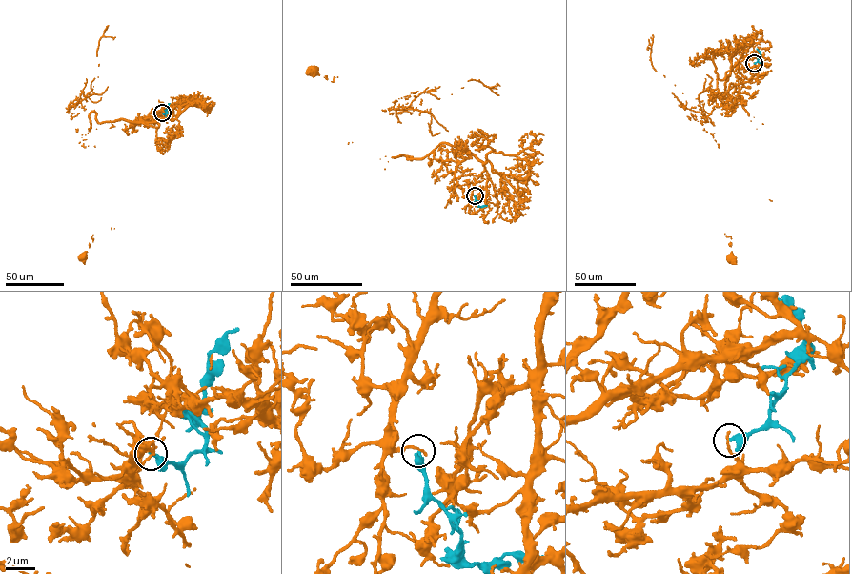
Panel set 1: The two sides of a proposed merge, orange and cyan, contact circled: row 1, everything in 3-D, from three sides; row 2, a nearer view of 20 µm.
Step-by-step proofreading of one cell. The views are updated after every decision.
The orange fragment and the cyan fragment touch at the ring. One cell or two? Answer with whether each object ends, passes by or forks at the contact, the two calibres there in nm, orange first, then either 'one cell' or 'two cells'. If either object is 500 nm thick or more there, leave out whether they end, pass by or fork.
orange ends; cyan ends; calibres 190 and 320 nm; two cells

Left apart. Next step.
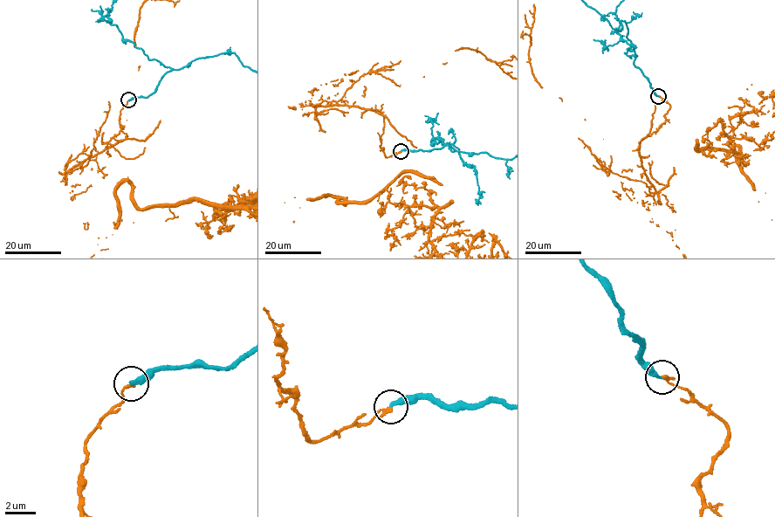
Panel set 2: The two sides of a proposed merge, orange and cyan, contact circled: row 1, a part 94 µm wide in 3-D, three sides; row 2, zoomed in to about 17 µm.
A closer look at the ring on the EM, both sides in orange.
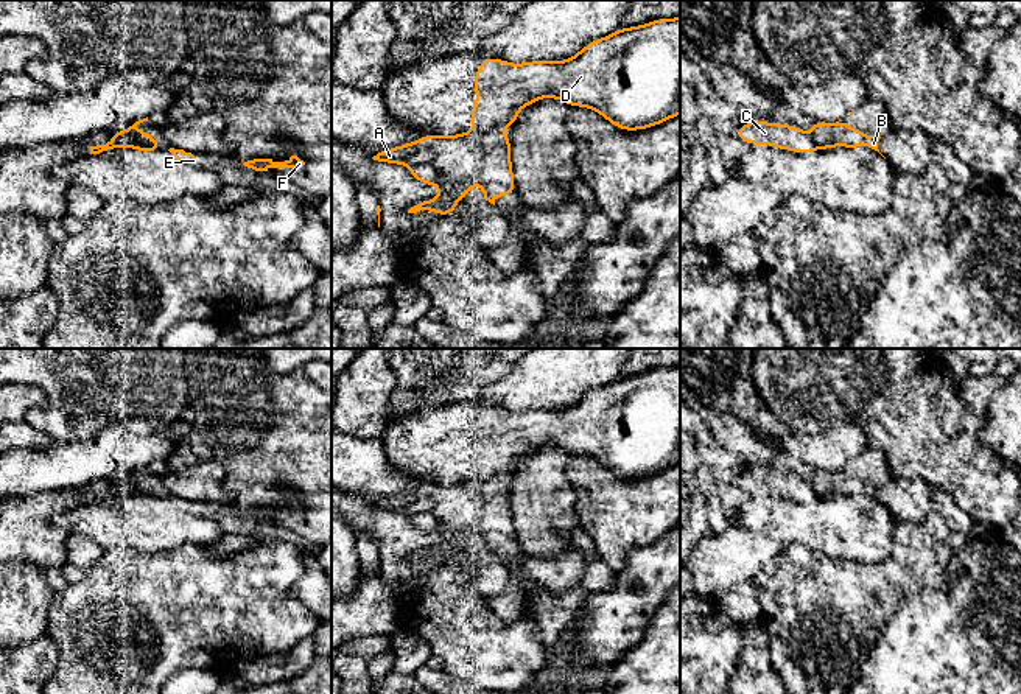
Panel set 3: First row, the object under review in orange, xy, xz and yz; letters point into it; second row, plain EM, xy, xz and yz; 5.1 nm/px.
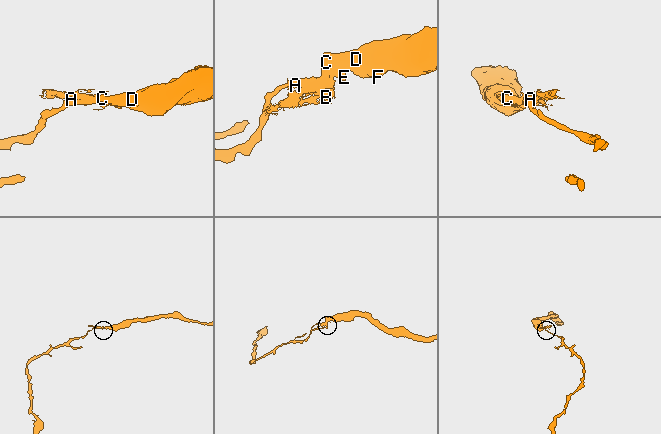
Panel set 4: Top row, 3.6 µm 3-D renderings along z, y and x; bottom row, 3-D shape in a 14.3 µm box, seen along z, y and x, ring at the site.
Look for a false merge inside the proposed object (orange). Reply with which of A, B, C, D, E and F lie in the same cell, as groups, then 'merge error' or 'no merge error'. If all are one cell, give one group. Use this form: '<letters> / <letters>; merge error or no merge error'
A B / C D E F; merge error

